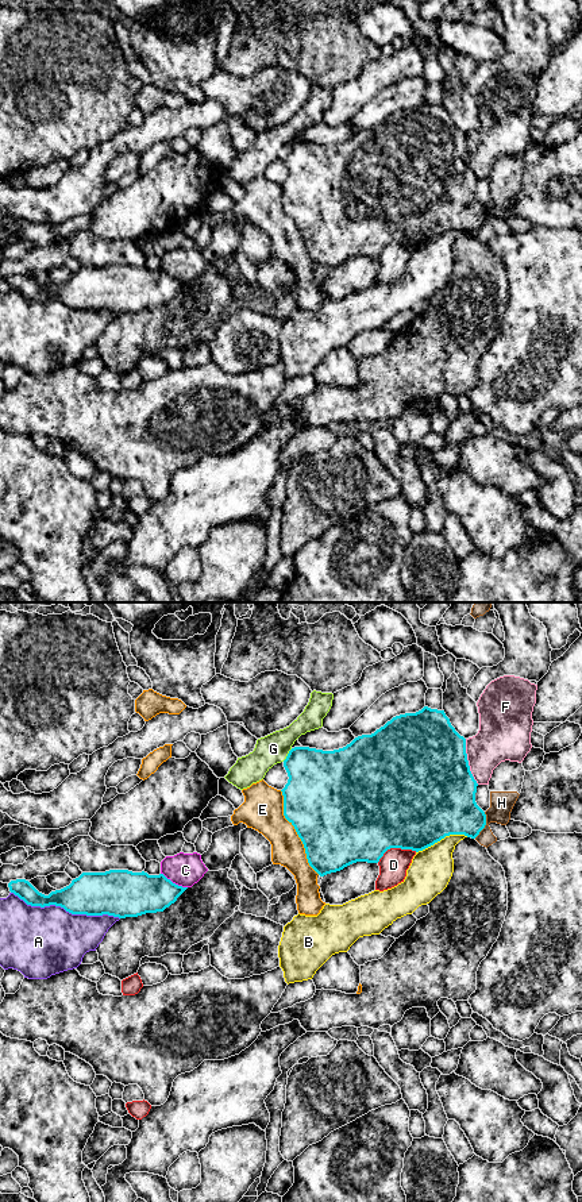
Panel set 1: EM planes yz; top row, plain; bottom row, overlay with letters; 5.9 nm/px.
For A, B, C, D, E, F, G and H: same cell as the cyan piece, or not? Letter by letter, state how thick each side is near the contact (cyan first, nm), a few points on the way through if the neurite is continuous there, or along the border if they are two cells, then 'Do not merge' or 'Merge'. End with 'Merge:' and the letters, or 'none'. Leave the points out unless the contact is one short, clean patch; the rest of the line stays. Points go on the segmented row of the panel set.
A: Thickness 260 nm (cyan) against 420 nm. Do not merge
B: Thickness 500 nm (cyan) against 260 nm. Do not merge
C: Thickness 260 nm (cyan) against 200 nm. Do not merge
D: Thickness 500 nm (cyan) against 170 nm. Do not merge
E: Thickness 500 nm (cyan) against 240 nm. Do not merge
F: Thickness 500 nm (cyan) against 280 nm. Do not merge
G: Thickness 380 nm (cyan) against 180 nm. Boundary: yz (292, 748), (282, 761). Do not merge
H: Thickness 340 nm (cyan) against 140 nm. Do not merge
Merge: none

